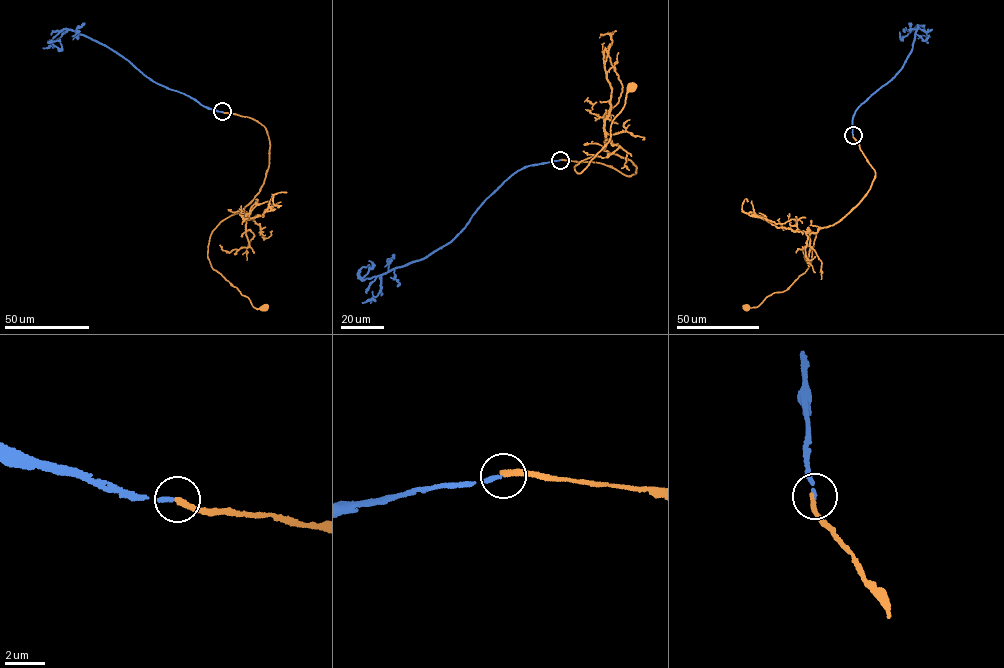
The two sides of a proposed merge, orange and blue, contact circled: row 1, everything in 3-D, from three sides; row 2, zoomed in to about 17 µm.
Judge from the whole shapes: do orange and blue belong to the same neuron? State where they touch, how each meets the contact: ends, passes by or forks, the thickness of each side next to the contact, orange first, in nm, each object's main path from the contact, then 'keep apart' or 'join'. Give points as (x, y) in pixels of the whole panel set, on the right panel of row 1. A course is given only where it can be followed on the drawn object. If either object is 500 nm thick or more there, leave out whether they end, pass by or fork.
(853, 135) | orange ends | blue ends | 260/160 nm | orange via (853, 135), (874, 170), (866, 195), (818, 229), (811, 264), (787, 290), (745, 306) | blue via (853, 135), (852, 121), (855, 111), (898, 72), (911, 50), (918, 25), (902, 38), (899, 32) | keep apart

